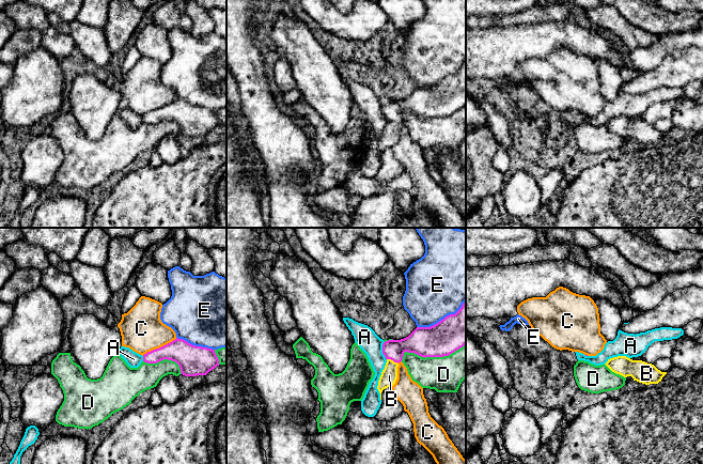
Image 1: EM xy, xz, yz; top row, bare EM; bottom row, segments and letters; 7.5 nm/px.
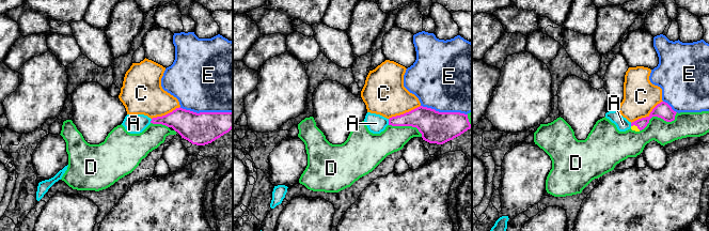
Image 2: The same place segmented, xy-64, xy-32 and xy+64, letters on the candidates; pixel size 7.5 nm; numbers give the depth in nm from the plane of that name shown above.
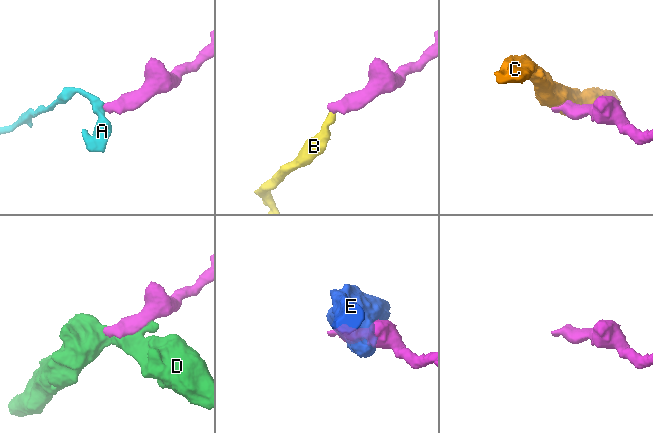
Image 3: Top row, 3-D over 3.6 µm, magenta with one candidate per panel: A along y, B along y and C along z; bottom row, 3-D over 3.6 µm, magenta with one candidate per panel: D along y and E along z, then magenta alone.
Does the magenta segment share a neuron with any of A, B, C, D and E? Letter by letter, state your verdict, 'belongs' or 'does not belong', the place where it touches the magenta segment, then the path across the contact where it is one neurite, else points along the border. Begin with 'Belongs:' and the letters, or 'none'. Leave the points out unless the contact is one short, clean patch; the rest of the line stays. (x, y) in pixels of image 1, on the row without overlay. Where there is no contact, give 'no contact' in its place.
Belongs: B
A: does not belong; meets magenta in xz at (383, 111); border along xz (383, 103), (383, 114), (386, 120)
B: belongs; meets magenta in xz at (392, 120); runs through xz (420, 102), (406, 105), (392, 120), (389, 136)
C: does not belong; meets magenta in xy at (159, 108); border along xy (176, 98), (142, 116)
D: does not belong; meets magenta in xz at (431, 117)
E: does not belong; meets magenta in xz at (441, 80)

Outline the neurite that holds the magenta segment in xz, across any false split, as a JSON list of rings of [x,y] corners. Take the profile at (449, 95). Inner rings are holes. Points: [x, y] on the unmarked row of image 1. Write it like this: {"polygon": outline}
{"polygon": [[[466,62],[463,64],[462,68],[455,75],[450,75],[450,76],[446,77],[443,80],[441,80],[440,82],[438,82],[437,84],[435,84],[431,88],[417,88],[408,97],[406,97],[404,99],[401,99],[401,100],[393,100],[392,99],[392,100],[388,100],[388,102],[384,103],[384,105],[382,105],[382,114],[385,115],[385,118],[387,120],[387,123],[386,123],[385,129],[381,133],[381,136],[380,136],[379,141],[378,141],[378,146],[377,146],[377,150],[380,154],[380,160],[381,160],[382,151],[388,149],[388,148],[392,148],[395,144],[395,142],[397,140],[397,127],[399,127],[399,124],[403,121],[403,117],[404,117],[405,112],[415,113],[415,114],[417,114],[421,118],[424,118],[424,119],[425,118],[443,118],[443,117],[449,117],[450,114],[452,114],[455,111],[463,108],[465,105],[466,105]]]}

